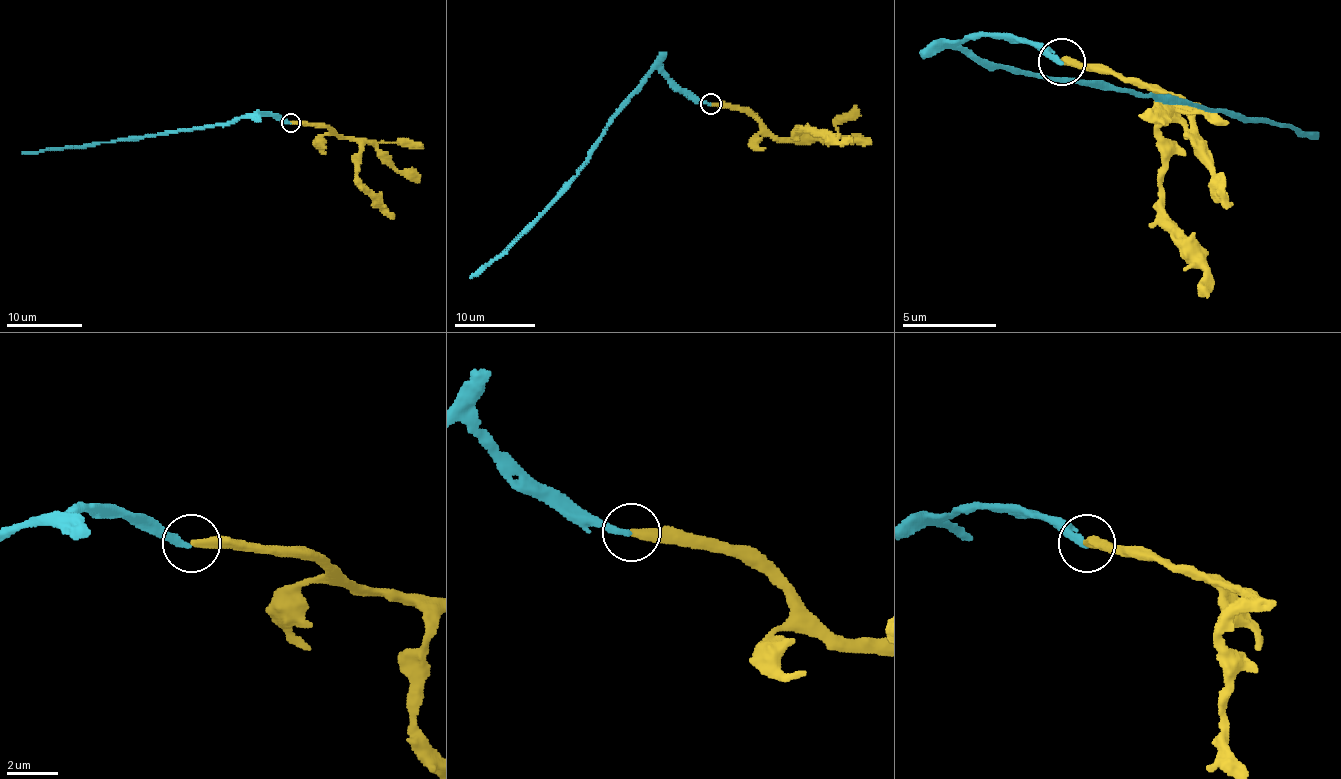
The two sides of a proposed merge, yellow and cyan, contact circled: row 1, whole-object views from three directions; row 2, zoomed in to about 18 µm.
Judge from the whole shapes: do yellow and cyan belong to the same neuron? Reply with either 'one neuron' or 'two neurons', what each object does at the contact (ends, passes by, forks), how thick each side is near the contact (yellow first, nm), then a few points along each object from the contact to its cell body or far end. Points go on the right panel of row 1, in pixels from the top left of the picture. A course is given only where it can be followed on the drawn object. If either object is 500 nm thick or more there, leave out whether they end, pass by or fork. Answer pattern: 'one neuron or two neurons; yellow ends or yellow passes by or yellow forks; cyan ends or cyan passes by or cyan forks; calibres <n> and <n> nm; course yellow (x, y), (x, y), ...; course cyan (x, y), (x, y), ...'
two neurons; yellow ends; cyan ends; calibres 360 and 280 nm; course yellow (1060, 62), (1087, 62), (1166, 95), (1178, 95), (1157, 123), (1161, 199), (1177, 250), (1205, 274), (1206, 297); course cyan (1060, 62), (1030, 44), (988, 34), (953, 44), (1043, 77), (1104, 81), (1125, 91), (1285, 123), (1319, 138)

